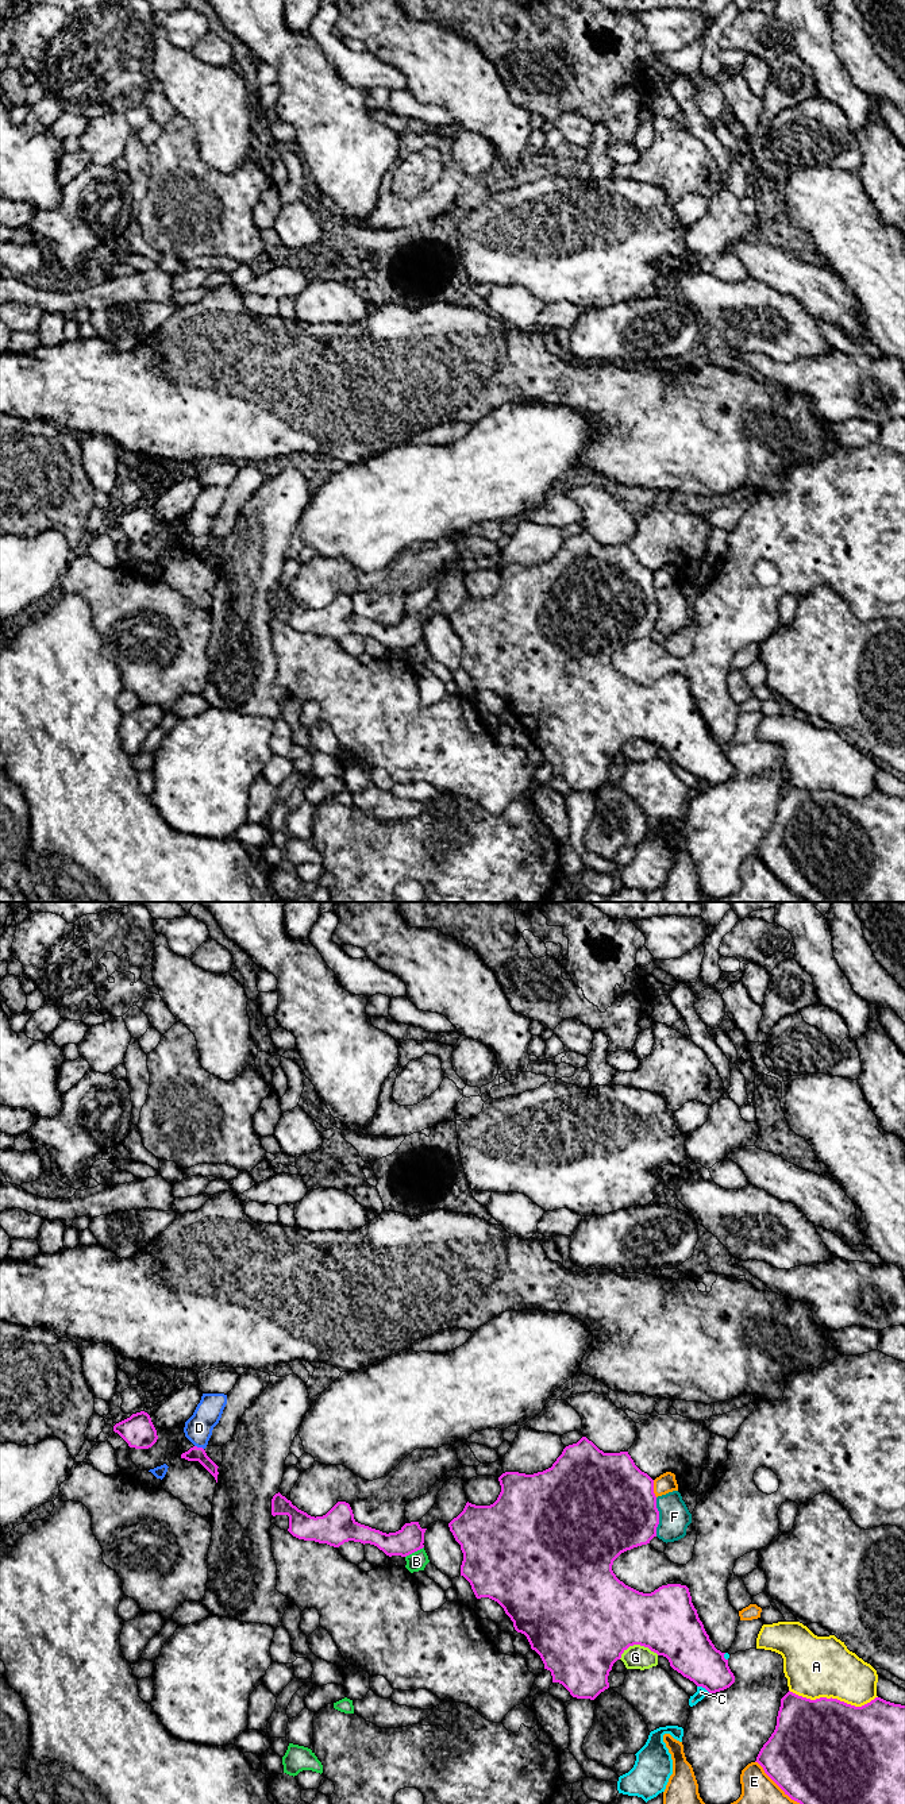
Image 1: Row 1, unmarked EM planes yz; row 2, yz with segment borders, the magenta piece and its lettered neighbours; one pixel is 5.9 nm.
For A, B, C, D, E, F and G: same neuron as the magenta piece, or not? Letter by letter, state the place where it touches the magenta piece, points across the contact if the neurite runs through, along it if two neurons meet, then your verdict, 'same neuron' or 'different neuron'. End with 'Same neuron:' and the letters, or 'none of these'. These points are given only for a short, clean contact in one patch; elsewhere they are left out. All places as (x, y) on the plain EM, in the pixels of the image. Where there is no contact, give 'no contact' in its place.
A: meets magenta in yz at (834, 791); different neuron
B: meets magenta in yz at (414, 644); border along yz (423, 639), (405, 650); different neuron
C: meets magenta in yz at (704, 779); different neuron
D: meets magenta in yz at (199, 540); border along yz (195, 538), (203, 542); different neuron
E: meets magenta in yz at (781, 881); different neuron
F: meets magenta in yz at (658, 609); different neuron
G: meets magenta in yz at (638, 736); different neuron
Same neuron: none of these

